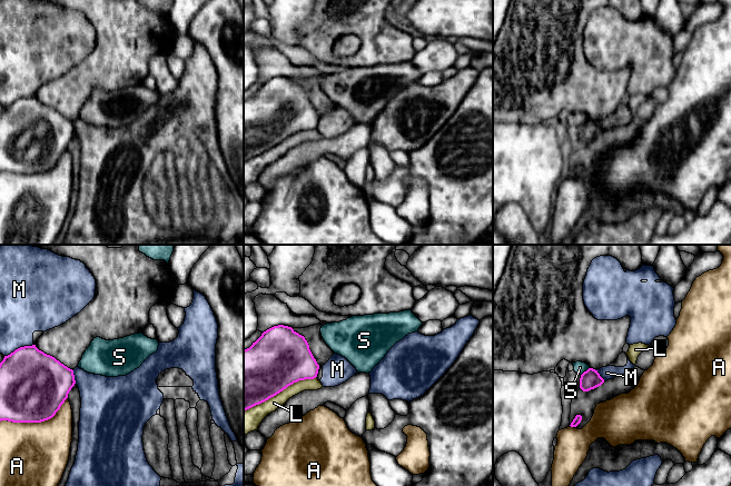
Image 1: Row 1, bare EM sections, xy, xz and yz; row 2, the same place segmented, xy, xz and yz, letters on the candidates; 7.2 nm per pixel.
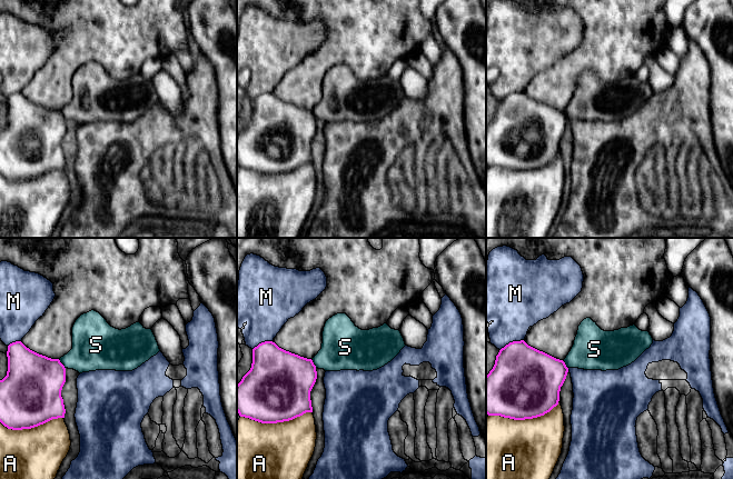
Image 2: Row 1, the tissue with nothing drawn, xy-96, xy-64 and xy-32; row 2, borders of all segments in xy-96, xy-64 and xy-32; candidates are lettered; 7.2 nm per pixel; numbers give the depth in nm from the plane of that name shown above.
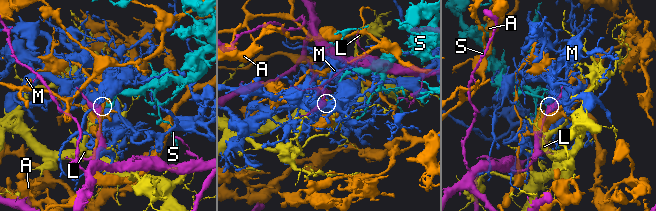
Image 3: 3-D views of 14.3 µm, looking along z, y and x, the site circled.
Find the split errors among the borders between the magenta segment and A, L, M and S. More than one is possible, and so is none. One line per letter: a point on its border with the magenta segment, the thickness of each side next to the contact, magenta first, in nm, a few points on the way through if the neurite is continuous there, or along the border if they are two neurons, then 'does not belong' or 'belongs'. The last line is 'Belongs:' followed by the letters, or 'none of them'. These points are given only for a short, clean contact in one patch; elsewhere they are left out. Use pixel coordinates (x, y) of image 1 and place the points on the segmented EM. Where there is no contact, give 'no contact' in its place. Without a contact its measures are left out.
A: xy (36, 422) | 480/460 nm | does not belong
L: xz (279, 392) | 420/130 nm | does not belong
M: xy (18, 348) | 440/320 nm | does not belong
S: yz (584, 372) | 140/90 nm | along yz (589, 367), (581, 375) | does not belong
Belongs: none of them

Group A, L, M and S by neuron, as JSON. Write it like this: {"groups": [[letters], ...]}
{"groups": [["A"], ["L"], ["M"], ["S"]]}

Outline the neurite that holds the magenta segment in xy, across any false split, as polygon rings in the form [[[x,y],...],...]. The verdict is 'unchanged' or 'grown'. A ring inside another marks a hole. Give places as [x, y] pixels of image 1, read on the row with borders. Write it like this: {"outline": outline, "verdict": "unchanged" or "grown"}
{"outline": [[[36,345],[16,349],[10,355],[4,356],[0,363],[0,421],[41,423],[52,418],[68,398],[75,384],[73,370],[55,357],[39,350]]], "verdict": "unchanged"}

